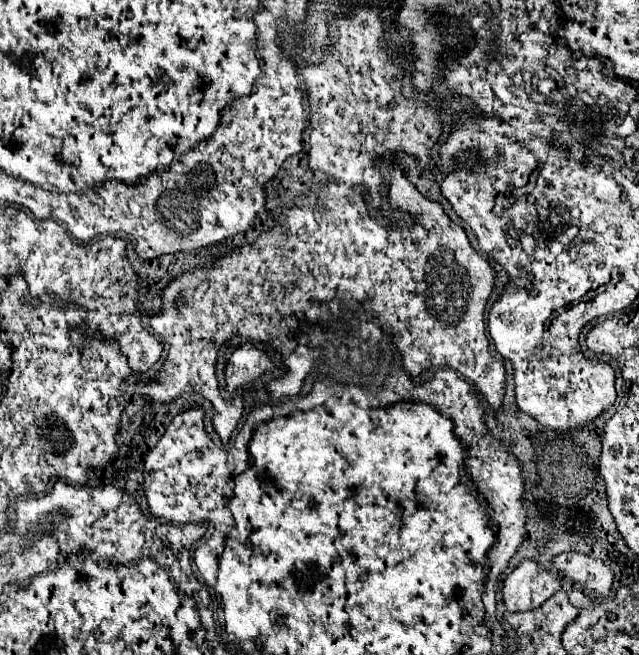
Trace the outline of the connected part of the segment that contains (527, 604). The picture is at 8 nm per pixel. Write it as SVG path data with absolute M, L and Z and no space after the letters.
M524 560L514 572L506 576L502 586L502 600L508 612L526 612L540 608L558 590L558 576L538 568L534 560Z

